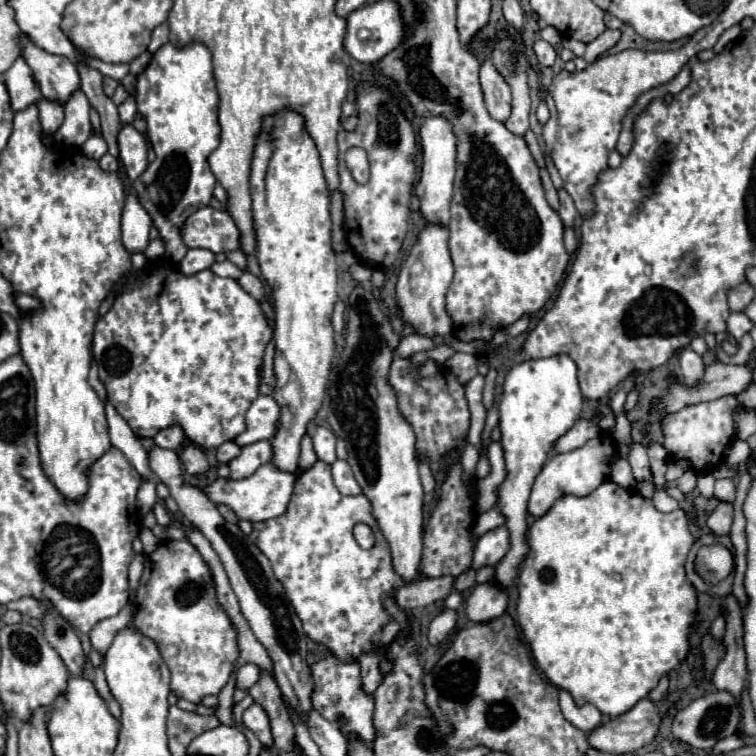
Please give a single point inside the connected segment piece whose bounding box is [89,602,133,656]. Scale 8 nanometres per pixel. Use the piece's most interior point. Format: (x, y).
(102, 635)

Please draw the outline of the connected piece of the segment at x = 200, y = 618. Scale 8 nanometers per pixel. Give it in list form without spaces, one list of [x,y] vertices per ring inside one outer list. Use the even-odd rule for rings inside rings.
[[[167,540],[157,546],[145,560],[145,572],[141,576],[141,584],[135,600],[135,618],[133,624],[149,638],[153,638],[159,646],[159,652],[165,664],[171,670],[171,692],[177,698],[185,698],[189,702],[201,702],[207,694],[219,694],[227,684],[239,656],[237,648],[237,630],[233,628],[229,616],[221,608],[215,596],[215,588],[211,582],[211,572],[201,554],[187,540]]]

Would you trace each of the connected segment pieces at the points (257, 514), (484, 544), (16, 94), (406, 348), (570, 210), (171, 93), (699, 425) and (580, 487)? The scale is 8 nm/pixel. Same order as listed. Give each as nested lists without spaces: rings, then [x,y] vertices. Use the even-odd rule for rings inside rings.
[[[271,462],[263,464],[253,476],[243,478],[243,480],[229,480],[229,478],[217,478],[209,486],[203,488],[203,492],[209,496],[213,504],[225,504],[229,506],[241,520],[249,522],[261,522],[261,520],[271,520],[281,516],[287,510],[287,504],[291,500],[295,476],[277,470]]]
[[[505,526],[485,532],[475,546],[473,570],[479,570],[483,566],[497,566],[497,562],[507,554],[507,550],[509,550],[509,532]]]
[[[21,56],[1,76],[1,80],[7,86],[7,92],[11,96],[11,108],[15,112],[25,110],[29,104],[41,100],[41,92],[39,92],[39,86],[35,84],[35,80],[33,80],[31,68]]]
[[[409,334],[401,340],[399,348],[397,348],[397,356],[401,358],[407,358],[407,356],[413,356],[413,352],[421,352],[421,346],[433,346],[433,340],[431,338],[425,338],[425,336],[417,336],[417,334]]]
[[[559,188],[557,192],[559,192],[559,202],[561,202],[559,216],[561,216],[561,220],[563,220],[565,226],[573,226],[573,218],[577,214],[575,204],[573,204],[573,200],[571,200],[571,196],[569,196],[569,192],[565,188]]]
[[[199,42],[185,48],[175,48],[173,44],[159,48],[145,72],[137,76],[135,102],[147,122],[149,140],[157,158],[139,180],[133,182],[133,188],[143,208],[147,208],[153,226],[159,230],[165,244],[165,258],[179,262],[187,254],[179,228],[183,228],[183,220],[187,220],[195,208],[209,204],[217,182],[207,162],[209,154],[219,146],[221,132],[217,122],[219,98],[209,50]]]
[[[721,396],[713,402],[685,406],[683,410],[669,414],[661,420],[663,430],[663,446],[669,454],[669,462],[687,460],[689,468],[697,474],[713,472],[719,464],[725,462],[725,450],[735,440],[735,424],[733,410],[739,410],[739,402],[735,396]]]
[[[601,434],[593,440],[589,440],[585,446],[565,452],[565,454],[553,454],[543,470],[537,474],[533,488],[531,488],[531,498],[527,504],[527,512],[535,518],[543,516],[551,504],[561,496],[561,494],[573,494],[573,496],[587,496],[591,494],[601,482],[609,478],[611,464],[617,456],[617,442],[609,434]]]

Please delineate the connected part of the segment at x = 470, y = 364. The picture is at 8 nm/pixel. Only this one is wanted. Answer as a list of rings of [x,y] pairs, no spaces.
[[[455,352],[443,366],[453,372],[461,384],[467,384],[473,376],[477,376],[477,356],[473,354]]]

